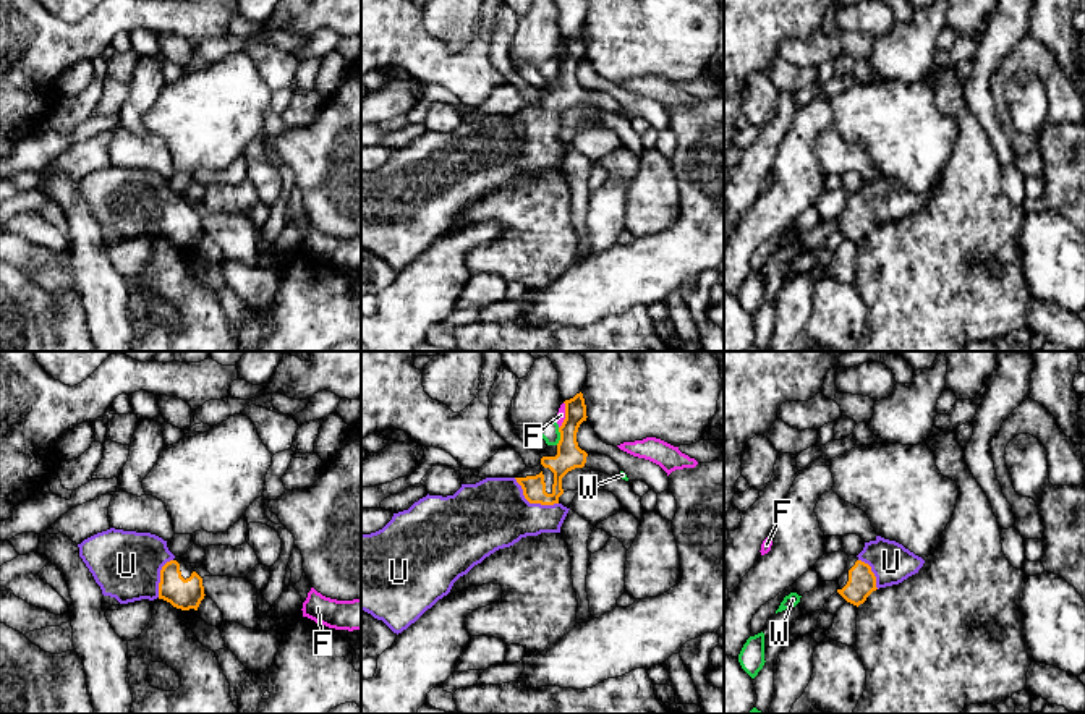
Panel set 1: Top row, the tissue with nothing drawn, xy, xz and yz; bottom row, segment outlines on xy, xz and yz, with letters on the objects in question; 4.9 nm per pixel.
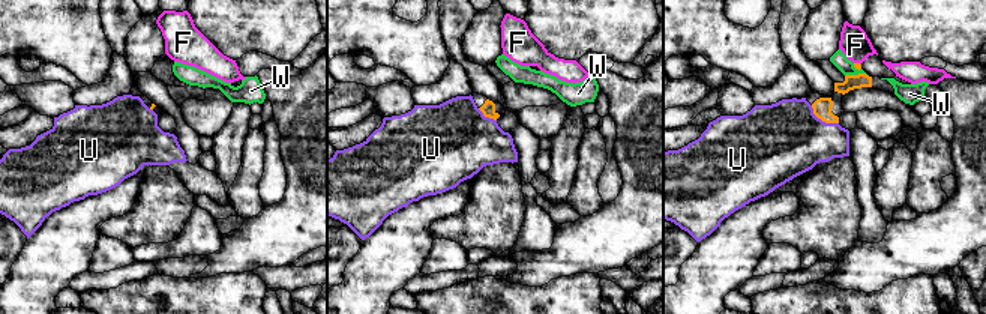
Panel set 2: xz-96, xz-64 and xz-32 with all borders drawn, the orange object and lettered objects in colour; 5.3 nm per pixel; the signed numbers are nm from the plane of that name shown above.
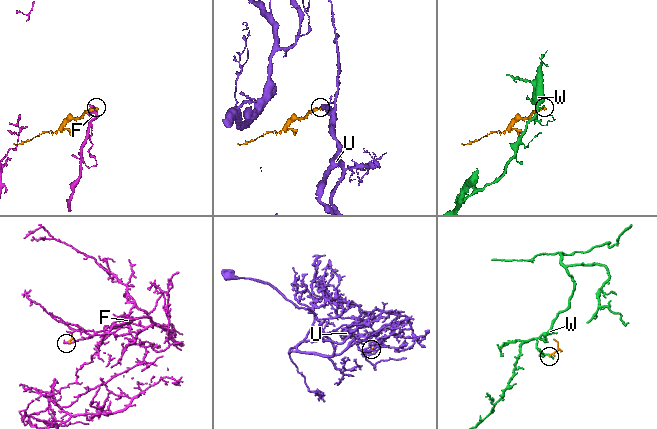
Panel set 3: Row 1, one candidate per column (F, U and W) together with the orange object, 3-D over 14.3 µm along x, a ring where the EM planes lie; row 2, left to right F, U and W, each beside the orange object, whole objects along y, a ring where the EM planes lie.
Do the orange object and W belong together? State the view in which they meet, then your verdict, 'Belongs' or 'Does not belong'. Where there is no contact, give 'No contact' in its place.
Touches orange in xz. Does not belong

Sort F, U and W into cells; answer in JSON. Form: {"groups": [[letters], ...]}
{"groups": [["F"], ["U"], ["W"]]}

